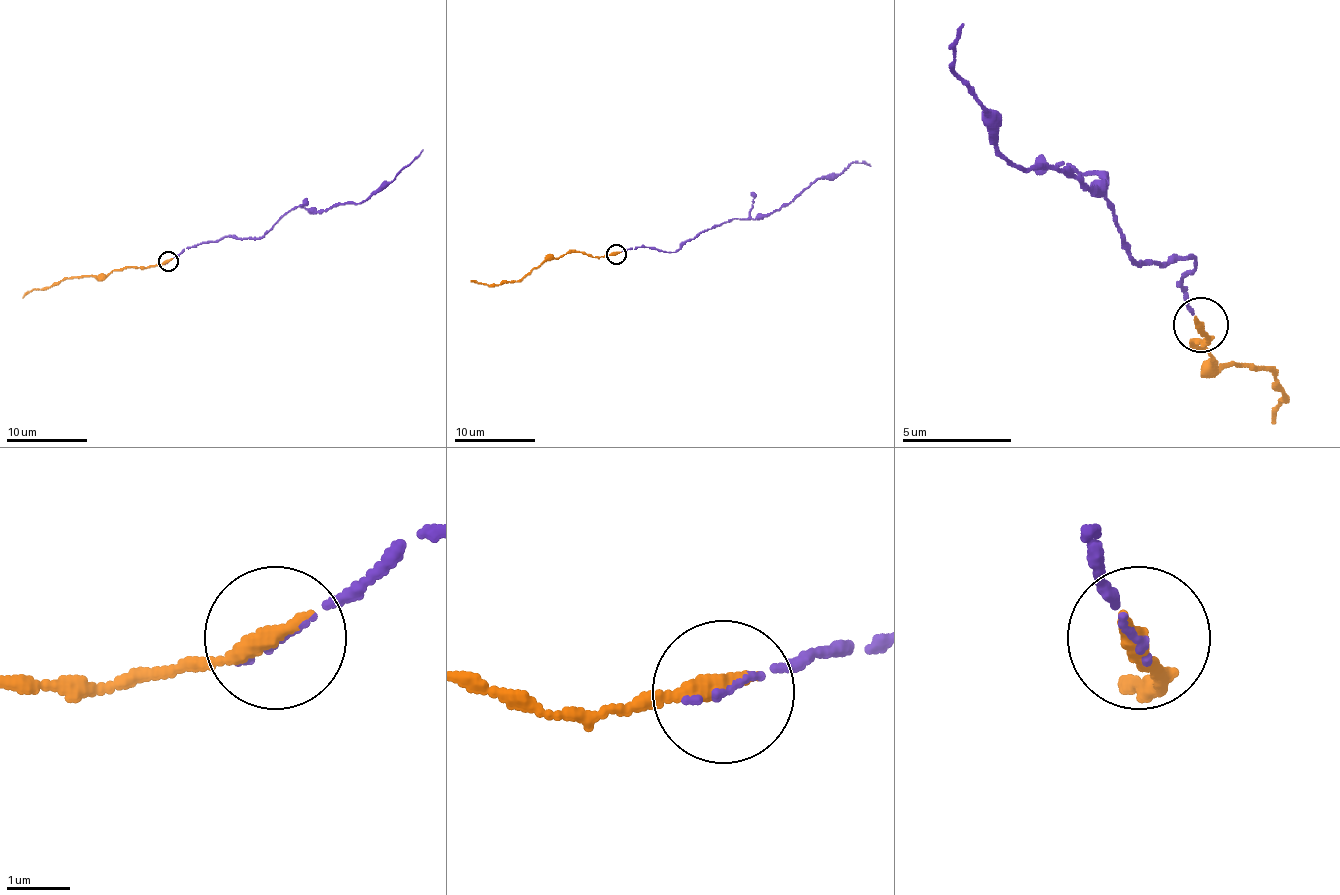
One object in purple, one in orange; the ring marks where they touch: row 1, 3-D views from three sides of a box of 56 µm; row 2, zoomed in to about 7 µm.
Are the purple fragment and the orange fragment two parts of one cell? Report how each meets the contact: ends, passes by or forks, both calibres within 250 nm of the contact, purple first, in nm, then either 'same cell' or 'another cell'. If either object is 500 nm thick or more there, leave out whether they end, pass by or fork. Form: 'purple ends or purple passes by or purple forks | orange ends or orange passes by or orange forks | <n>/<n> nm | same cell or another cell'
purple ends | orange ends | 80/360 nm | same cell

